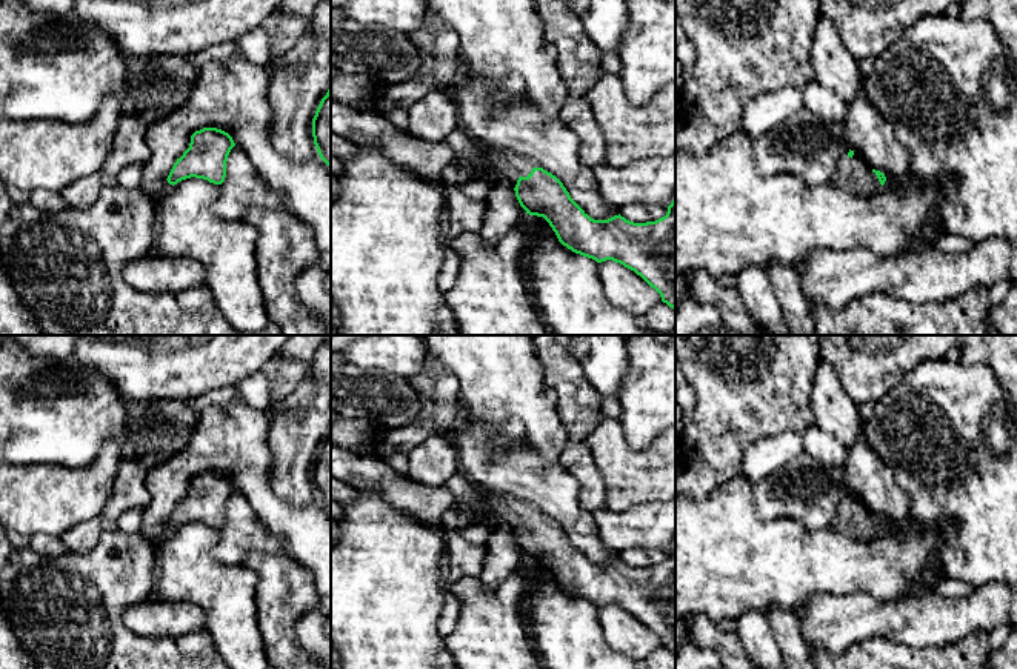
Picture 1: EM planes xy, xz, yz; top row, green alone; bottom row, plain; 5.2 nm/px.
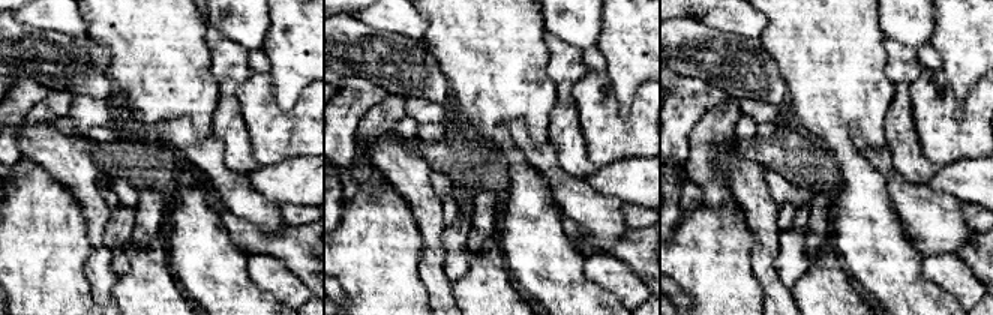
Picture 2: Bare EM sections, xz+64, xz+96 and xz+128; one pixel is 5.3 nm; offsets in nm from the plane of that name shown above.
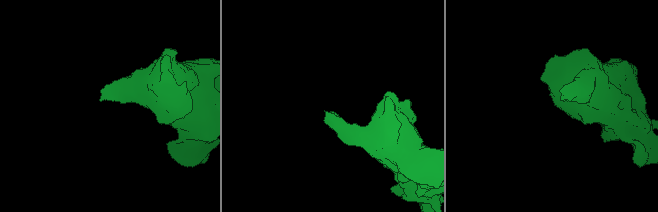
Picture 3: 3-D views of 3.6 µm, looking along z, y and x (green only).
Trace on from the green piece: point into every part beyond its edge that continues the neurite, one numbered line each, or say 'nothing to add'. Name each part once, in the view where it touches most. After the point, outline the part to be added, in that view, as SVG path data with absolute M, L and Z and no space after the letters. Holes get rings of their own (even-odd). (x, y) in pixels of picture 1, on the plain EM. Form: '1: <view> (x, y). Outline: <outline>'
1: yz (862, 526). Outline: M851 501L843 504L842 515L832 526L840 534L863 541L869 541L882 532L875 517L863 514Z

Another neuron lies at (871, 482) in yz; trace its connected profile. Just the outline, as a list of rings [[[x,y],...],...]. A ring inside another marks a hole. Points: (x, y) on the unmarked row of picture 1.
[[[860,420],[860,435],[846,449],[843,475],[854,497],[852,504],[863,514],[885,518],[885,529],[905,528],[914,521],[911,495],[895,481],[894,471],[869,446]]]

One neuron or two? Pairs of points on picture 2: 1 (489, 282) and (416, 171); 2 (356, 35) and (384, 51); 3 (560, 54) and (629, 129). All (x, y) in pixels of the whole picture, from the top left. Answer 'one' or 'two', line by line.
1: two
2: one
3: two

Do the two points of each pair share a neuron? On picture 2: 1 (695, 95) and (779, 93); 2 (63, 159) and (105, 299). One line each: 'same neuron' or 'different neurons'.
1: different neurons
2: same neuron

